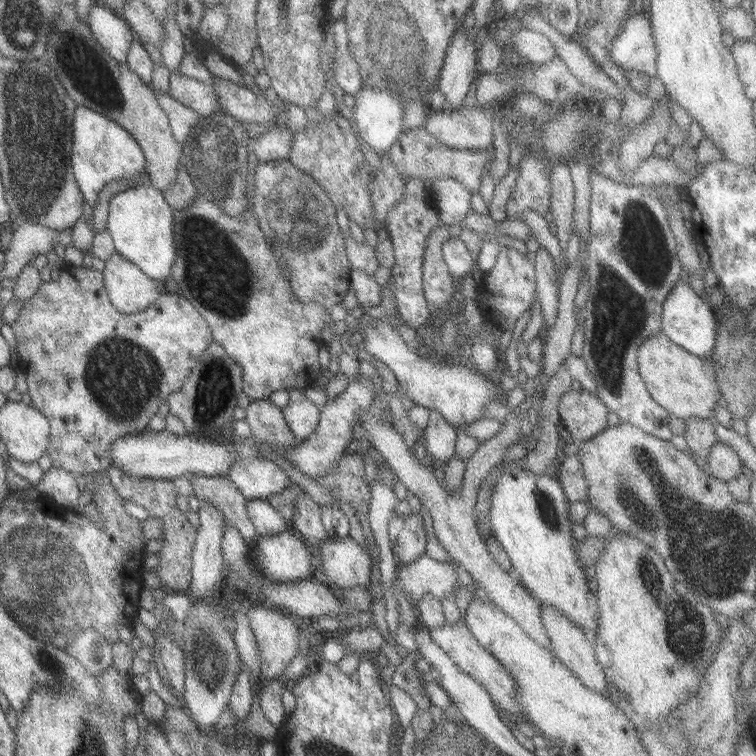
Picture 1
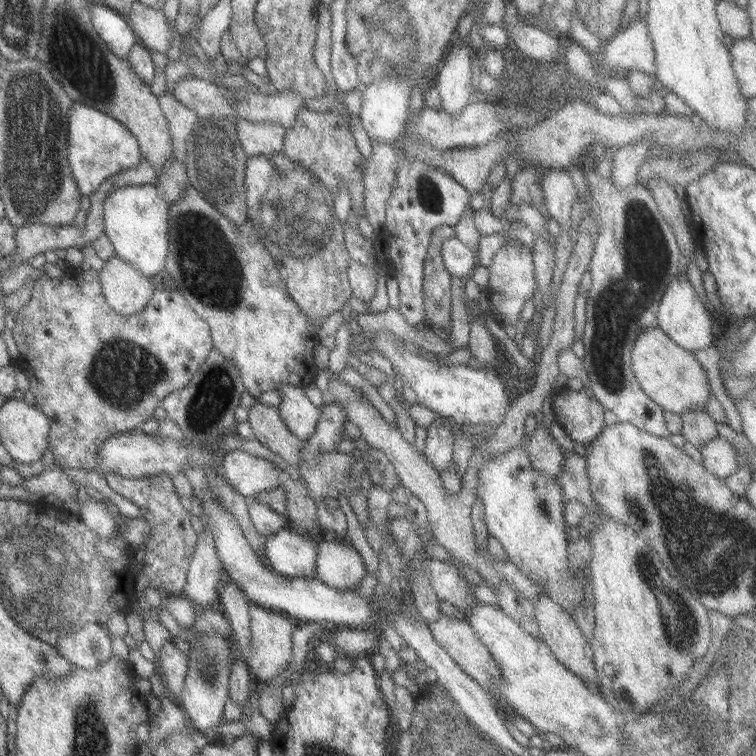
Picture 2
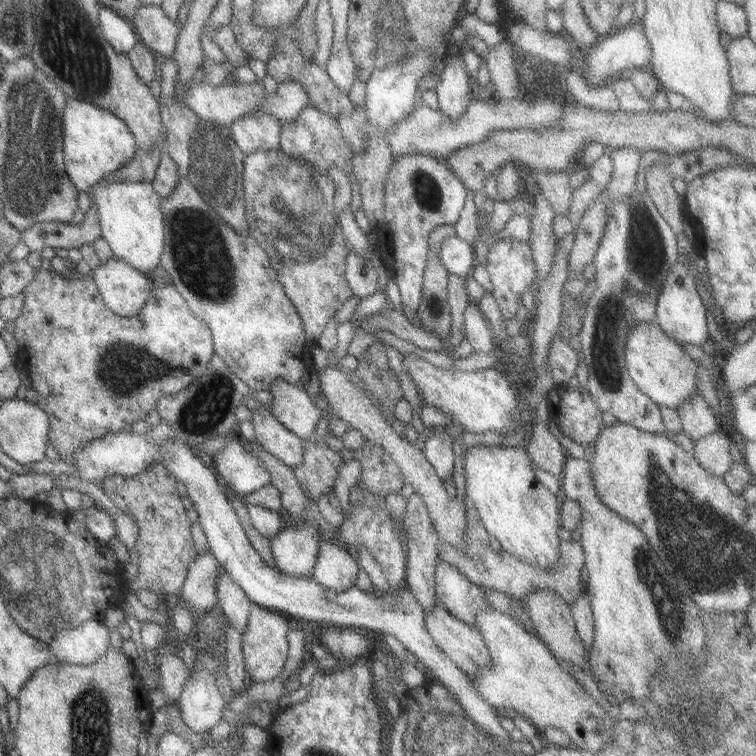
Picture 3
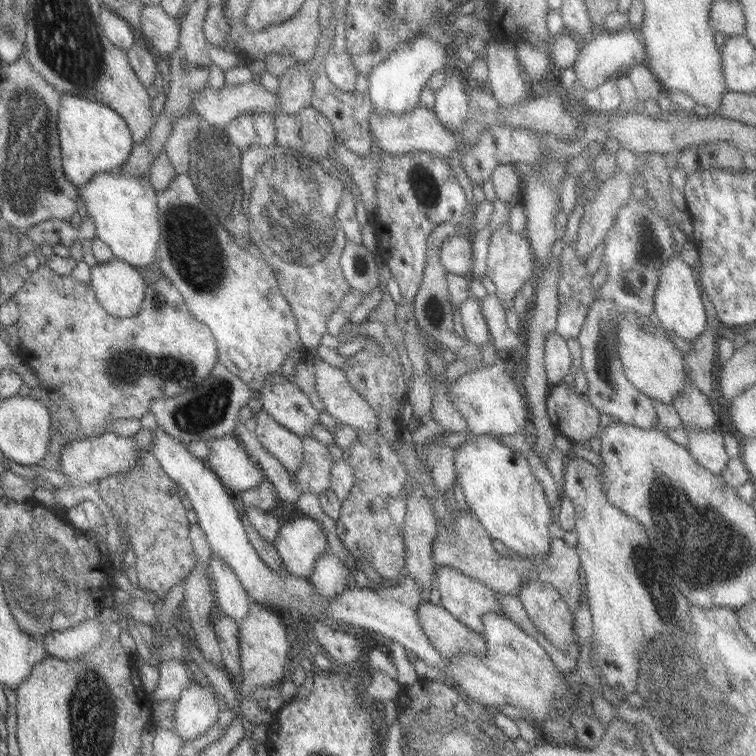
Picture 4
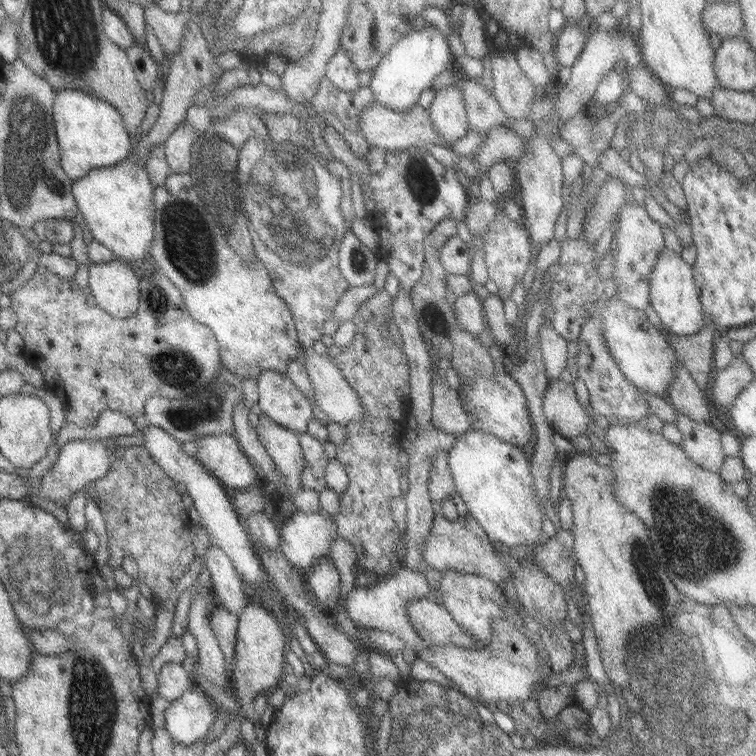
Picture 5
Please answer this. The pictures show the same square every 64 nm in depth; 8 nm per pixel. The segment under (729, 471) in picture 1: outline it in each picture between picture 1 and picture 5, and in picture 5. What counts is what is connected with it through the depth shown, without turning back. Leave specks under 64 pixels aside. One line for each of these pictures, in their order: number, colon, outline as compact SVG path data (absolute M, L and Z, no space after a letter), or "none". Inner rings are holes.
2: M721 436L707 440L707 444L699 450L701 462L705 472L709 472L713 478L725 482L727 476L731 476L739 466L735 460L735 448Z
3: M717 430L715 434L693 440L693 458L707 474L723 478L725 472L729 472L731 466L735 464L729 456L729 444L731 438Z
4: M685 428L689 438L689 454L695 462L713 476L721 476L727 466L727 454L723 452L723 434L713 430L689 430Z
5: M675 412L675 426L681 432L681 450L685 450L687 458L701 466L705 472L719 474L723 466L723 452L719 446L719 432L705 422L693 422L691 418L679 416Z

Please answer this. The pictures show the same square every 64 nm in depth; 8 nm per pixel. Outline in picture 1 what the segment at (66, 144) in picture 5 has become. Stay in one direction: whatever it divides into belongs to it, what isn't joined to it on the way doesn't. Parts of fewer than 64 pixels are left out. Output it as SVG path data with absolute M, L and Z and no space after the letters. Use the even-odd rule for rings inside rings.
M77 108L73 114L71 140L71 172L77 182L77 190L89 206L95 206L99 202L97 198L107 184L133 180L145 172L145 156L131 134L103 114L97 114L89 108Z

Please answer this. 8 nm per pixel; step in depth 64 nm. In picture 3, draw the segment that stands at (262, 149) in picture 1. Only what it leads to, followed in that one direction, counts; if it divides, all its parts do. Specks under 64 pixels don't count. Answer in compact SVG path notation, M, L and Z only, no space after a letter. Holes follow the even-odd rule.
M245 114L229 126L229 132L243 156L253 152L279 152L281 124L271 114Z

